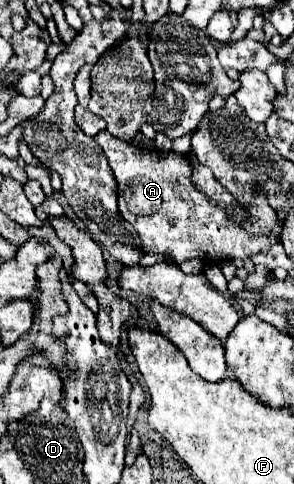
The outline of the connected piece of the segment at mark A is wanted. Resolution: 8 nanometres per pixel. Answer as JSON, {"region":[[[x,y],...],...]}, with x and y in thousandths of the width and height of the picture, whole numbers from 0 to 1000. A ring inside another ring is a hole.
{"region":[[[361,269],[340,273],[327,289],[347,302],[401,376],[408,446],[456,467],[463,483],[483,492],[483,517],[497,525],[578,525],[599,545],[646,533],[707,541],[776,533],[837,537],[850,525],[939,504],[925,488],[850,488],[816,463],[776,450],[762,430],[673,397],[653,384],[653,347],[633,322],[476,306],[374,281]]]}

